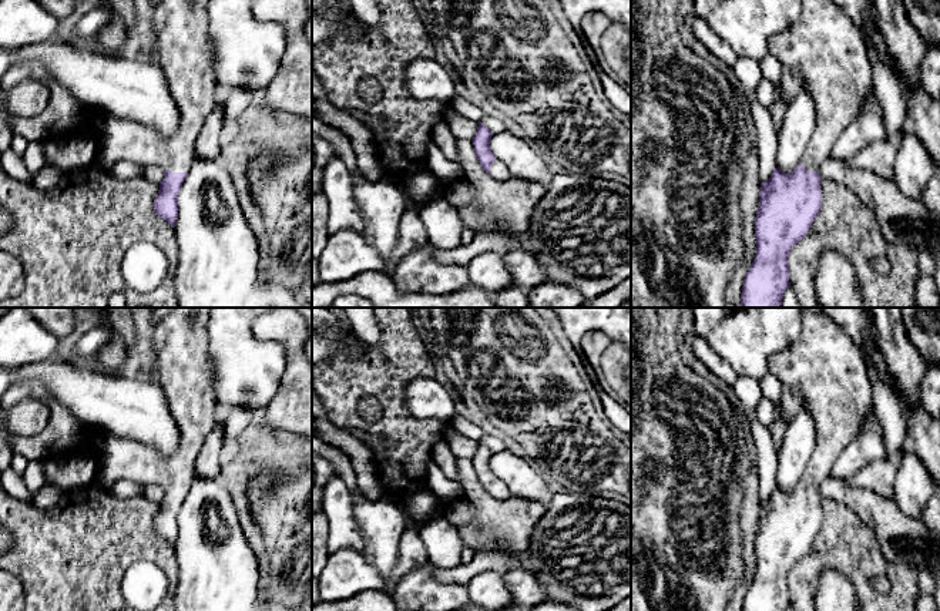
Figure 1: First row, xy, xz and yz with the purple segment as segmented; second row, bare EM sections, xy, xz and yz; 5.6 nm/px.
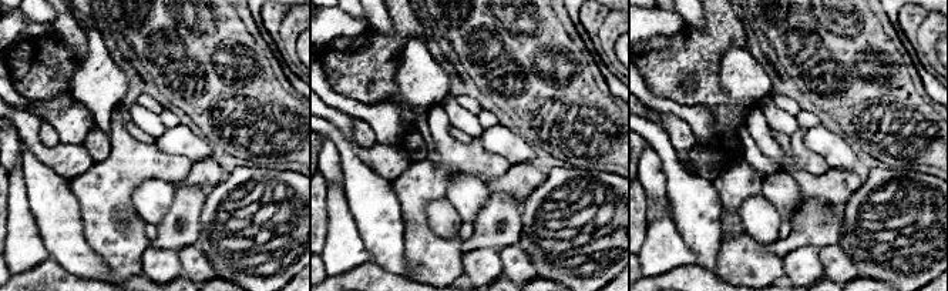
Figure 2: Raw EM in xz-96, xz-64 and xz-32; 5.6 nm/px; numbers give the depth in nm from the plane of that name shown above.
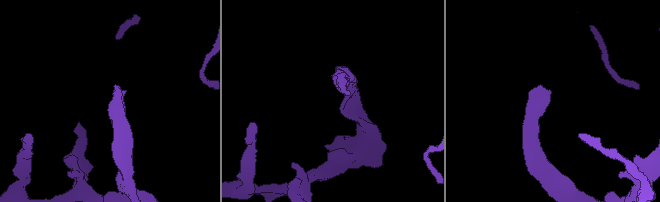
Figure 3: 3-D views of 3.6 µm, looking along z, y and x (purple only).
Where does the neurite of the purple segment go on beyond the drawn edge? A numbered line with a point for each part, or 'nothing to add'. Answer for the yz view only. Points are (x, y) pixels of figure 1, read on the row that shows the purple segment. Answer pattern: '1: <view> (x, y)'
1: yz (823, 49)

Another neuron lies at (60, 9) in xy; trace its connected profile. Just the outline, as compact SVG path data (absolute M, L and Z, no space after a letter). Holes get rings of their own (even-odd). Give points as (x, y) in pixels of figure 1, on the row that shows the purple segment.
M36 0L36 1L57 19L70 16L74 7L74 0Z

